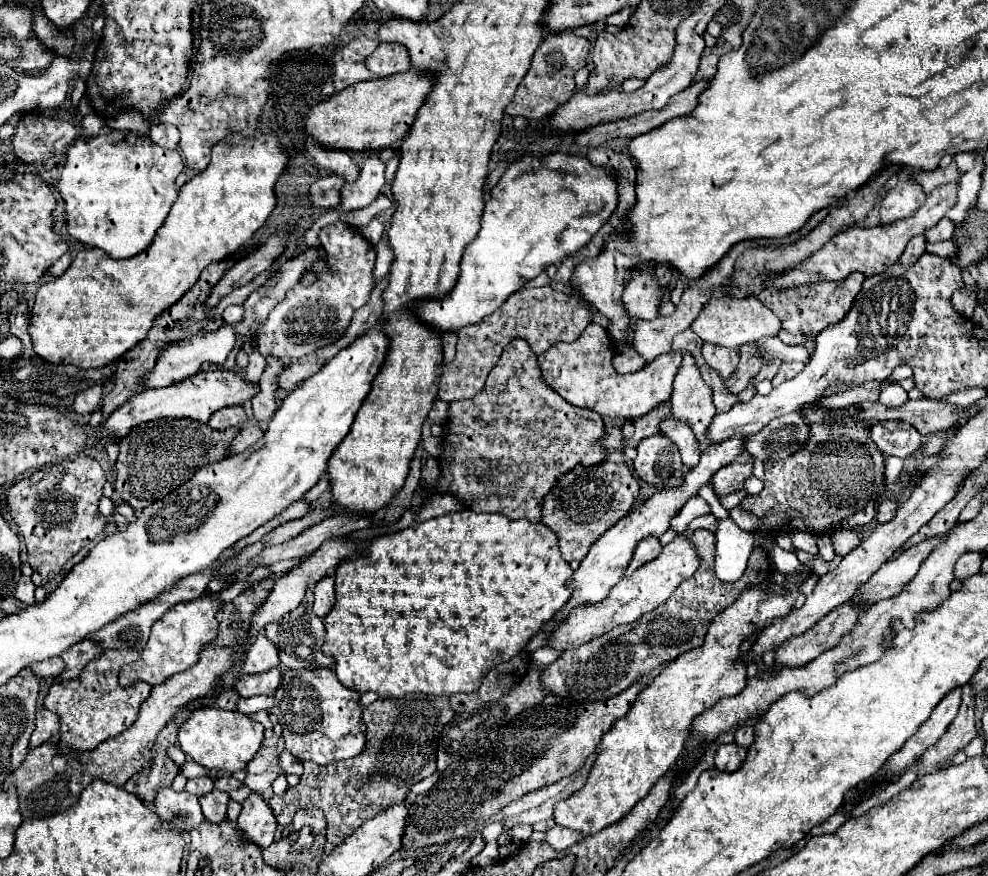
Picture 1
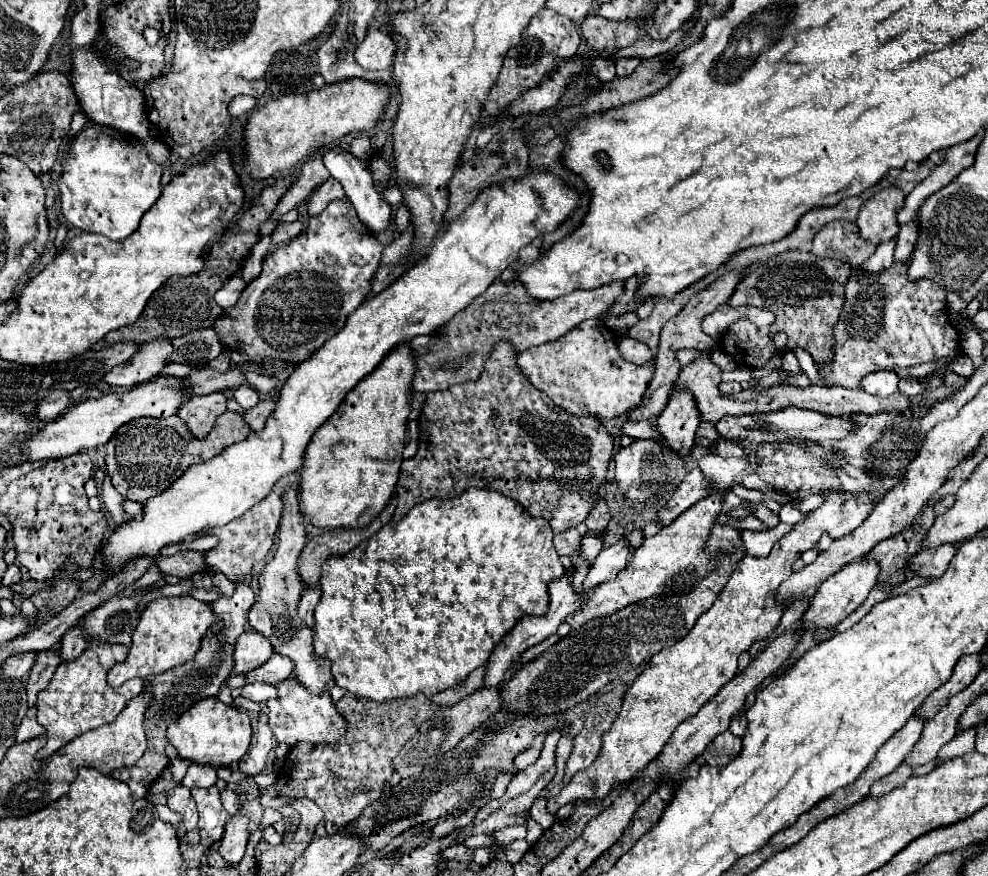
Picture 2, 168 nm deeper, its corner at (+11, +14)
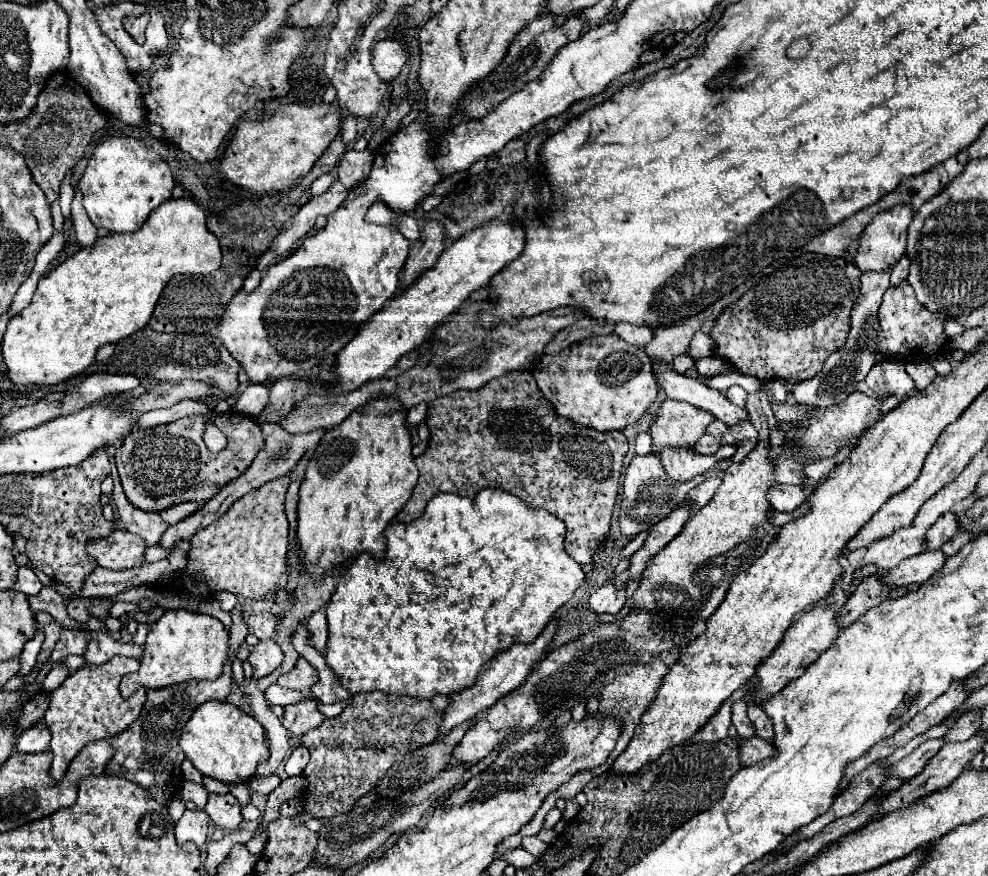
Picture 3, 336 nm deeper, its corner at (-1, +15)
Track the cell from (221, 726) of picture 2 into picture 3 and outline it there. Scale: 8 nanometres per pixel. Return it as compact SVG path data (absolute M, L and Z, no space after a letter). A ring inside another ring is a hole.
M219 700L205 702L193 712L191 720L181 730L179 746L203 776L221 780L225 784L241 784L251 780L259 762L269 758L263 726L237 706Z

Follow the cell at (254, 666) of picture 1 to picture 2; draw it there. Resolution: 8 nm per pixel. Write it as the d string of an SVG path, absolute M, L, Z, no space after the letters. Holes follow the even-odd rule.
M255 629L245 631L235 645L235 673L247 673L259 665L263 665L273 655L271 643L257 633Z

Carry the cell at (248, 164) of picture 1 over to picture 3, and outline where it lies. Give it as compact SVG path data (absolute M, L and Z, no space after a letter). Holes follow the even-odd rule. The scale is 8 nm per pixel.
M193 198L167 200L153 210L143 228L131 234L109 234L97 238L91 248L83 248L47 276L39 280L31 304L7 324L1 340L1 354L5 360L7 378L17 386L53 386L83 374L93 362L95 354L105 344L115 344L137 330L141 330L159 300L159 294L175 274L209 274L221 266L219 240L205 226L205 208Z

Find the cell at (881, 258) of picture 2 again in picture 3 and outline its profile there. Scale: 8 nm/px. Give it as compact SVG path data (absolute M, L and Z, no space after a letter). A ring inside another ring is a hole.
M889 272L861 274L861 294L855 300L855 306L851 310L851 330L847 334L847 340L837 352L833 352L831 356L825 358L823 368L817 372L815 378L805 380L803 384L795 384L795 388L791 392L799 404L811 404L817 408L835 406L835 404L843 402L849 394L853 394L857 390L857 384L869 374L869 370L875 364L879 364L881 358L877 356L877 344L879 344L879 340L877 340L877 334L879 334L877 310L879 310L881 298L887 288L889 288Z

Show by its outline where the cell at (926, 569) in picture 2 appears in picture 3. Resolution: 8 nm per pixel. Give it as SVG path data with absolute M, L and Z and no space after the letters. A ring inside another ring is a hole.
M941 550L921 552L917 556L903 560L899 566L891 568L889 572L883 572L881 580L883 580L883 584L891 586L893 590L909 586L909 584L923 584L939 568L943 568L943 562L945 562L945 556Z

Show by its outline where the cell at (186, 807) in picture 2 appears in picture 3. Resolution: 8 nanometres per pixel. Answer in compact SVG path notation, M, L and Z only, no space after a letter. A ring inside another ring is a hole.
M185 810L183 818L175 822L175 836L179 844L195 842L201 848L207 840L207 830L209 830L209 816L205 814L205 810L197 812Z

